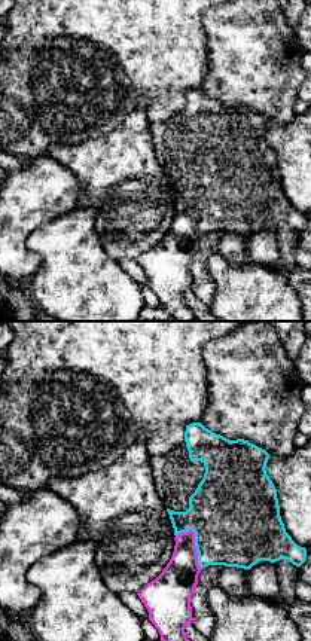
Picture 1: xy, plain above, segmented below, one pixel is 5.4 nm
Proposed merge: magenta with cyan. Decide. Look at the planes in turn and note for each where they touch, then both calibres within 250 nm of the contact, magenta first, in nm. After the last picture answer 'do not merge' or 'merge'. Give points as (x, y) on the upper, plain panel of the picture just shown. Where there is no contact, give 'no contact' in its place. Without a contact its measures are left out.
contact (194, 208); calibres 200 and 460 nm

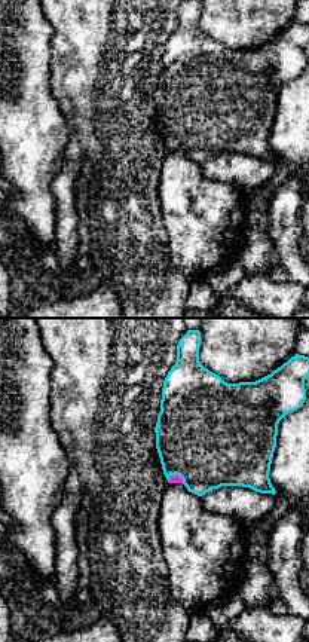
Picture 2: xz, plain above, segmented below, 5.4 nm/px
contact (177, 143); calibres 50 and 480 nm

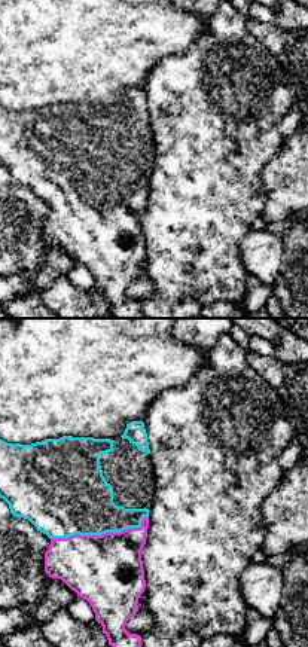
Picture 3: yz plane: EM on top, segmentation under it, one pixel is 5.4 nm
contact (100, 203); calibres 380 and 380 nm

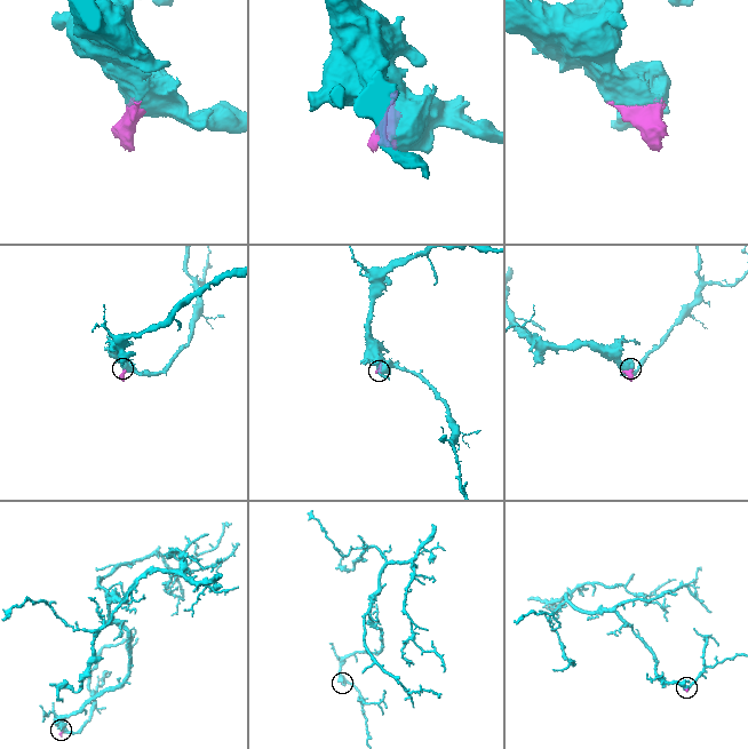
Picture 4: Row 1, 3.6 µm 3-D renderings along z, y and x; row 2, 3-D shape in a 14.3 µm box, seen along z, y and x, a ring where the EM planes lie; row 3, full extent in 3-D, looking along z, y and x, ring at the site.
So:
merge

